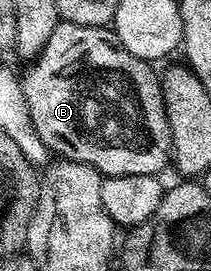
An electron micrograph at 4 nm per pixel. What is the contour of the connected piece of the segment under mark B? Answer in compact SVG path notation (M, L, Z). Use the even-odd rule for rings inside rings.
M58 22L55 33L51 33L51 41L43 49L43 53L32 60L30 69L23 75L21 88L27 101L27 109L31 113L31 121L35 125L35 133L43 141L43 145L49 148L54 156L67 159L75 163L86 163L101 172L102 176L111 175L157 175L161 169L170 164L173 148L173 138L170 133L170 122L167 121L166 107L163 105L162 89L158 72L153 71L148 62L131 53L117 42L114 32L108 26L103 27L84 27L78 23Z

